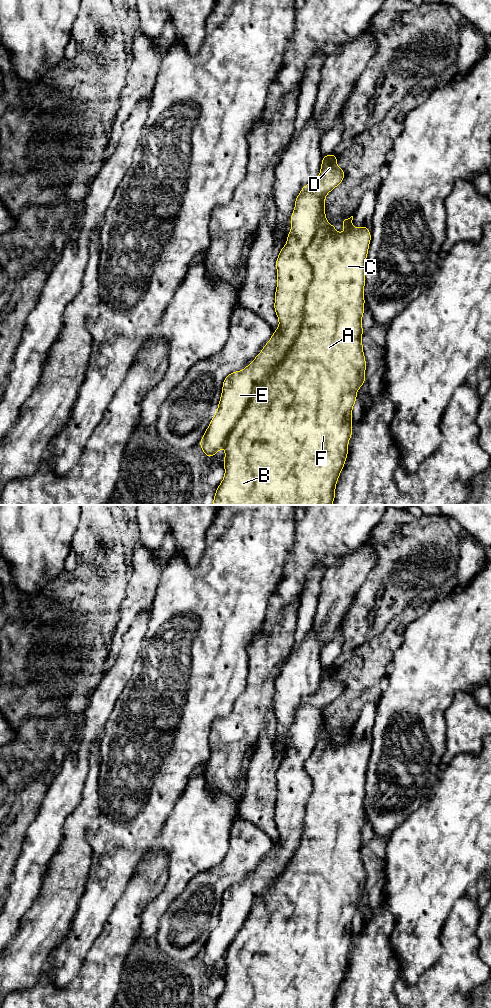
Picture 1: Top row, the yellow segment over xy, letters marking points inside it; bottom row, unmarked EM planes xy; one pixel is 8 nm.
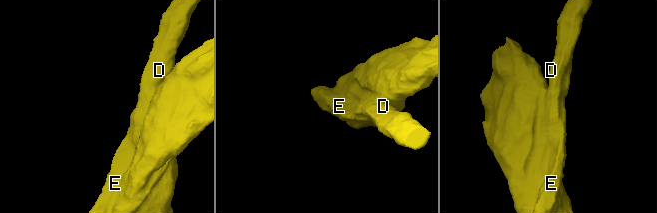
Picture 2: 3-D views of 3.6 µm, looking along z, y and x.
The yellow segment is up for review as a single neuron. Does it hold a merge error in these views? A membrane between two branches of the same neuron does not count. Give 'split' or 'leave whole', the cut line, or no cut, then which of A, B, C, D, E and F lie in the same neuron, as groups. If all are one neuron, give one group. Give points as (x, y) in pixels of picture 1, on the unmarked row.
split; cut in xy along (329, 736), (304, 765), (311, 793), (300, 843), (225, 954); A B C F / D E

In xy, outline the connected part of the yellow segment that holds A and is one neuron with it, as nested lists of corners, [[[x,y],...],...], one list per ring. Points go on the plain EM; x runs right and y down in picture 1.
[[[353,728],[340,735],[345,739],[341,746],[330,736],[326,742],[319,742],[305,762],[312,791],[306,803],[300,844],[268,893],[255,900],[247,920],[229,945],[225,987],[215,1008],[335,1008],[352,948],[352,920],[357,902],[365,895],[366,881],[361,849],[365,772],[371,745],[366,738],[354,741],[352,732]]]

